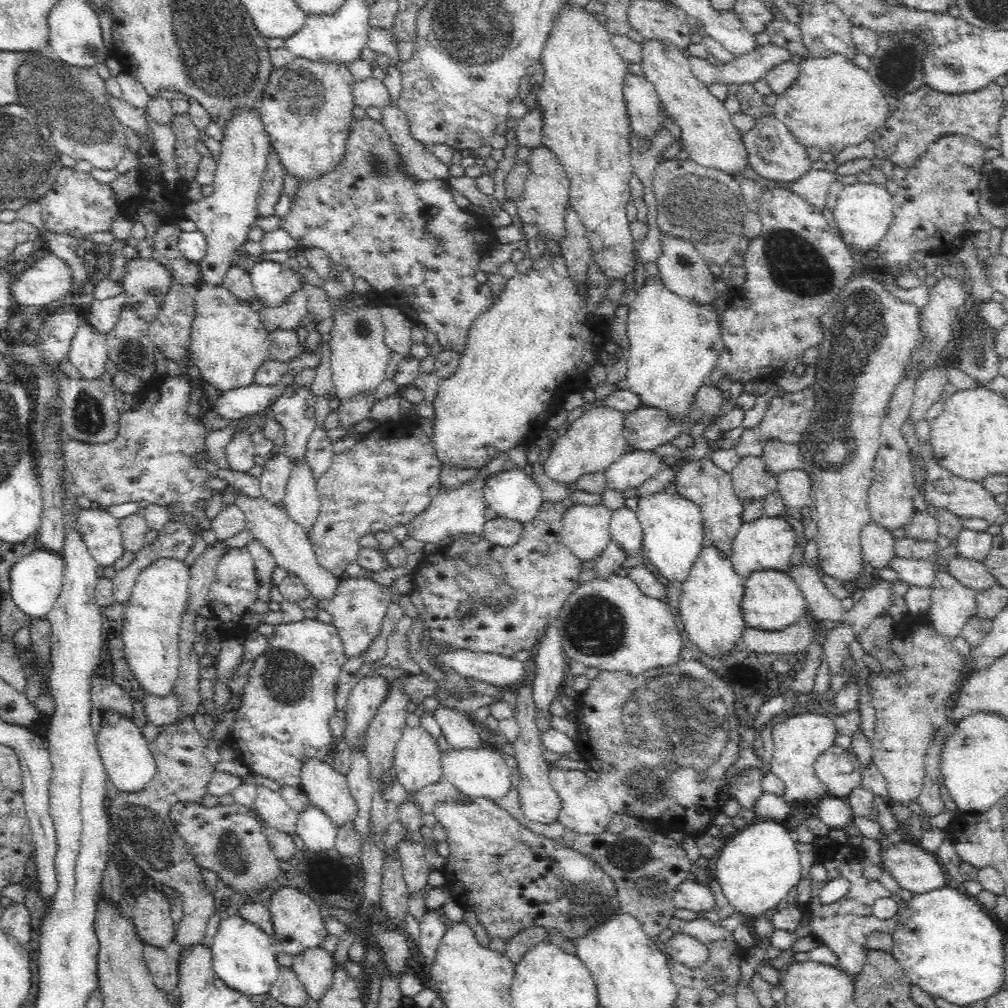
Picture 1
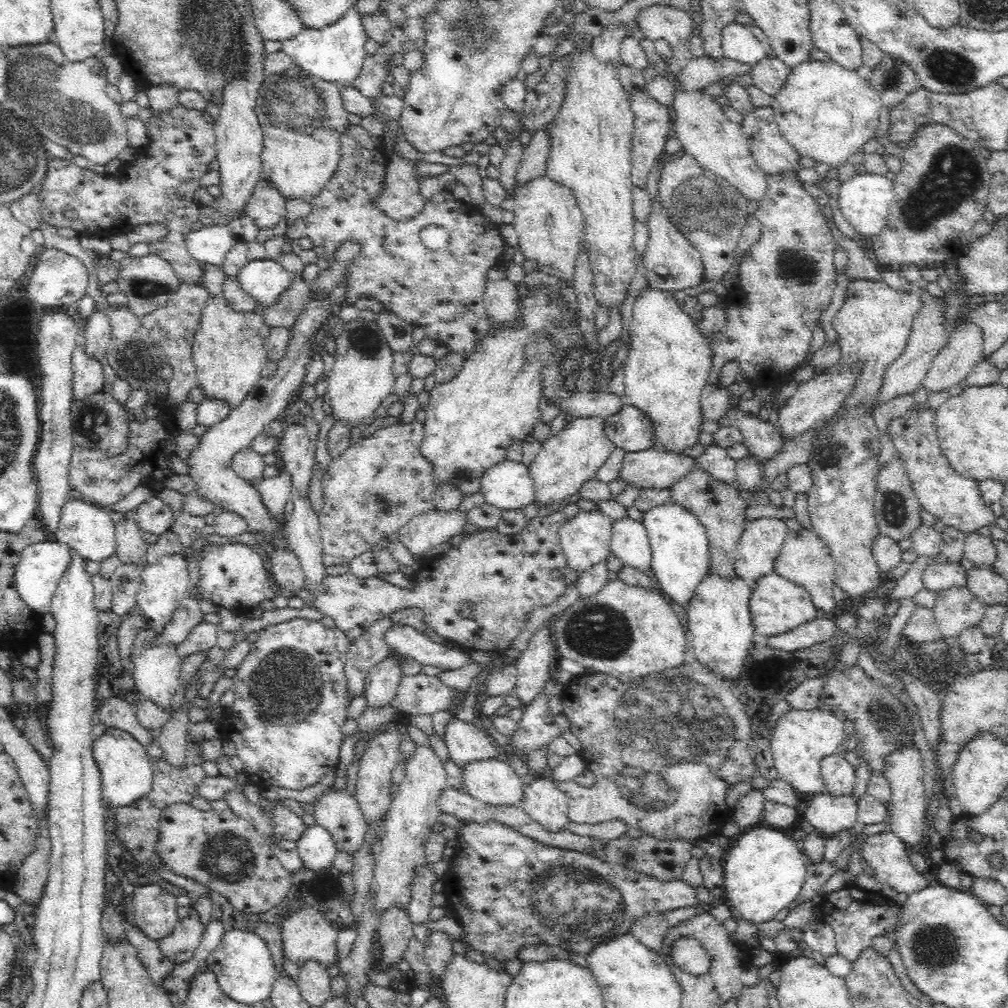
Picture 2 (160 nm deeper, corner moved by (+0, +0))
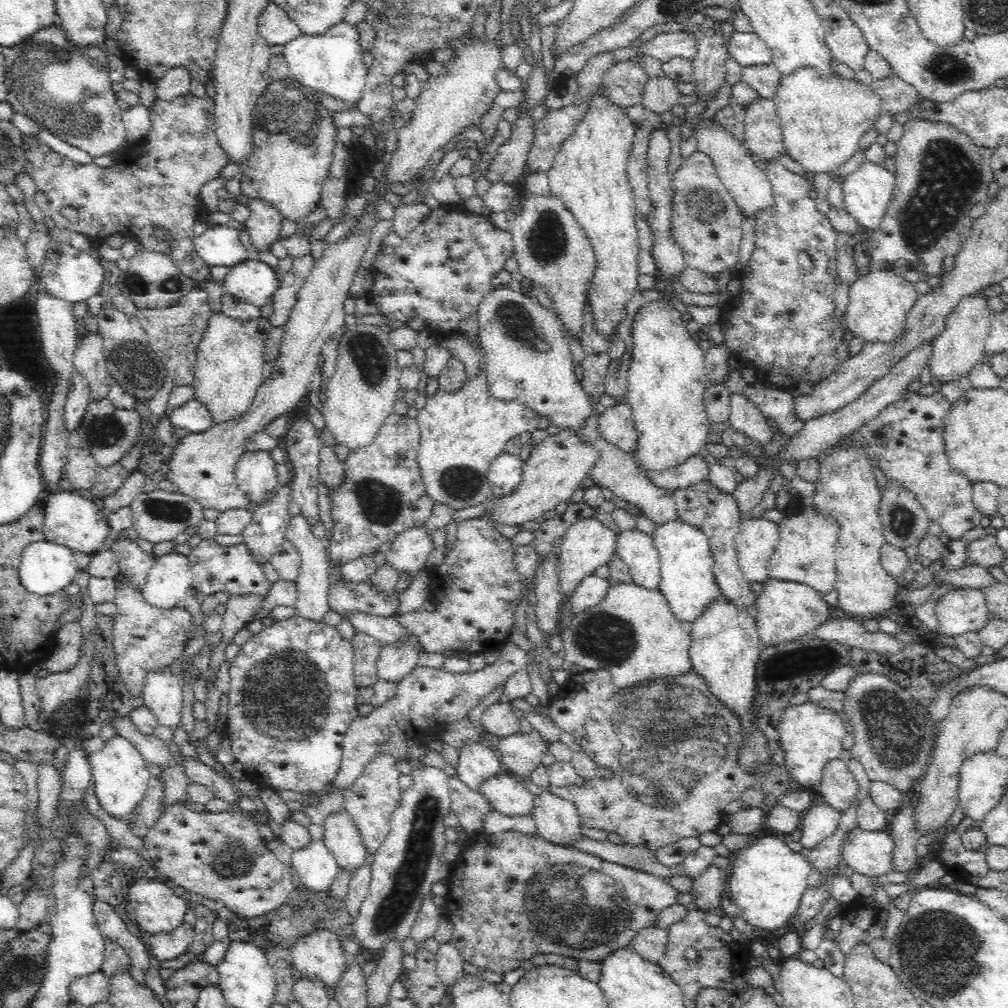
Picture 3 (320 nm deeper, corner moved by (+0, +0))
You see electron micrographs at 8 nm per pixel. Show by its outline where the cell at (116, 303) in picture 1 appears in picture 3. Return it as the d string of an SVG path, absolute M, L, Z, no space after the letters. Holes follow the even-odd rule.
M99 329L88 331L81 336L79 344L74 354L74 368L76 372L82 373L90 384L91 399L104 400L109 392L107 380L110 377L104 356L104 337Z

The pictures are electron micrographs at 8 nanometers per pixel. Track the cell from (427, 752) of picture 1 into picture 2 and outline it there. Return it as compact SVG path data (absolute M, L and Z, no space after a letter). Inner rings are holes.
M415 744L414 752L404 761L404 766L406 766L405 776L399 782L398 793L392 797L389 810L386 812L386 834L378 844L381 850L376 855L373 871L378 916L390 905L398 905L407 910L414 870L420 864L428 864L424 844L428 842L432 828L440 816L435 800L446 786L447 774L444 765L430 746Z

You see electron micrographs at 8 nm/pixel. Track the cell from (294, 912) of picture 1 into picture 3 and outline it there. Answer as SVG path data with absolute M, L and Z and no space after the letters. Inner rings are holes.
M311 928L310 932L298 933L296 940L288 946L287 951L293 967L300 970L303 978L320 979L324 981L326 988L334 988L338 984L348 958L342 950L340 936L324 928Z

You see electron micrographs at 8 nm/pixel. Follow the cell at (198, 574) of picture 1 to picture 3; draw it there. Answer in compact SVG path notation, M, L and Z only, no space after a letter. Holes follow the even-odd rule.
M125 584L116 590L113 602L117 608L113 626L115 663L127 690L134 696L142 697L141 688L148 672L170 666L181 653L184 640L192 628L192 614L183 604L164 611L153 608L145 602L138 589Z

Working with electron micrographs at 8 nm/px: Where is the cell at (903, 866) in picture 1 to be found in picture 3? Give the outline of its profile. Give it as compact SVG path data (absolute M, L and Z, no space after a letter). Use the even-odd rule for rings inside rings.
M854 828L842 844L842 860L867 877L886 876L895 870L894 839L887 831Z

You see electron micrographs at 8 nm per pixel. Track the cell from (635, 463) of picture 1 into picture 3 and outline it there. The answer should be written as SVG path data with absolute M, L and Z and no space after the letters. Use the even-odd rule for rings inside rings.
M692 456L687 462L666 469L643 469L654 485L668 490L688 487L698 481L708 481L708 462L702 456Z

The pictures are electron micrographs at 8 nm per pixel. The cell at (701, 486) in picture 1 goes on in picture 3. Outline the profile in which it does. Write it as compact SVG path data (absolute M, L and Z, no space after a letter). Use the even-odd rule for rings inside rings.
M698 481L684 488L673 490L673 497L677 514L682 520L700 527L709 540L713 556L713 573L715 581L724 597L728 597L736 604L753 607L756 598L749 589L749 582L745 580L735 551L735 539L741 532L742 517L738 501L732 493L725 493L708 481Z

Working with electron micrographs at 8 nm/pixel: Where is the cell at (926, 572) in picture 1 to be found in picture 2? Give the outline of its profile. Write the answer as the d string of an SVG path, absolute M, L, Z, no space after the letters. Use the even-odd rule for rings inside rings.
M952 562L930 563L922 569L920 576L925 588L935 593L951 586L966 584L965 568Z

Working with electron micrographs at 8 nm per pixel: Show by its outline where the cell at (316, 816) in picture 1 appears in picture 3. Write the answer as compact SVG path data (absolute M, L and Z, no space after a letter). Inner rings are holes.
M311 840L306 846L292 853L293 867L308 889L316 892L331 890L339 865L322 840Z

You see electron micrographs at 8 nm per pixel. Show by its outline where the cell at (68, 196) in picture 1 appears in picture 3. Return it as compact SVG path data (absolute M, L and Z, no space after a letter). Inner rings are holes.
M188 93L166 102L156 98L149 108L151 127L145 136L146 145L143 148L143 154L138 160L130 162L130 170L126 164L102 168L94 162L88 164L74 162L56 153L51 147L39 141L38 137L26 135L24 138L26 149L28 149L26 172L35 183L34 202L44 212L44 216L54 220L58 228L70 229L88 235L90 238L95 236L104 238L110 234L136 236L142 250L168 255L182 273L190 280L201 284L210 278L210 267L203 263L193 245L192 229L198 220L198 210L202 205L199 201L200 188L204 187L207 180L220 177L223 168L229 163L215 135L212 115L214 109L212 98L208 96L196 98ZM60 206L72 206L80 211L80 222L68 224L62 220L58 214ZM154 226L166 227L170 231L170 238L157 240L154 235Z

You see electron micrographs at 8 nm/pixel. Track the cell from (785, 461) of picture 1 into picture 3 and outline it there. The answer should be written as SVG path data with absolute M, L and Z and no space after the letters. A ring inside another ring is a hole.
M740 395L731 396L731 412L729 414L730 427L742 434L758 447L764 447L772 442L774 433L764 417L752 402L746 401Z

